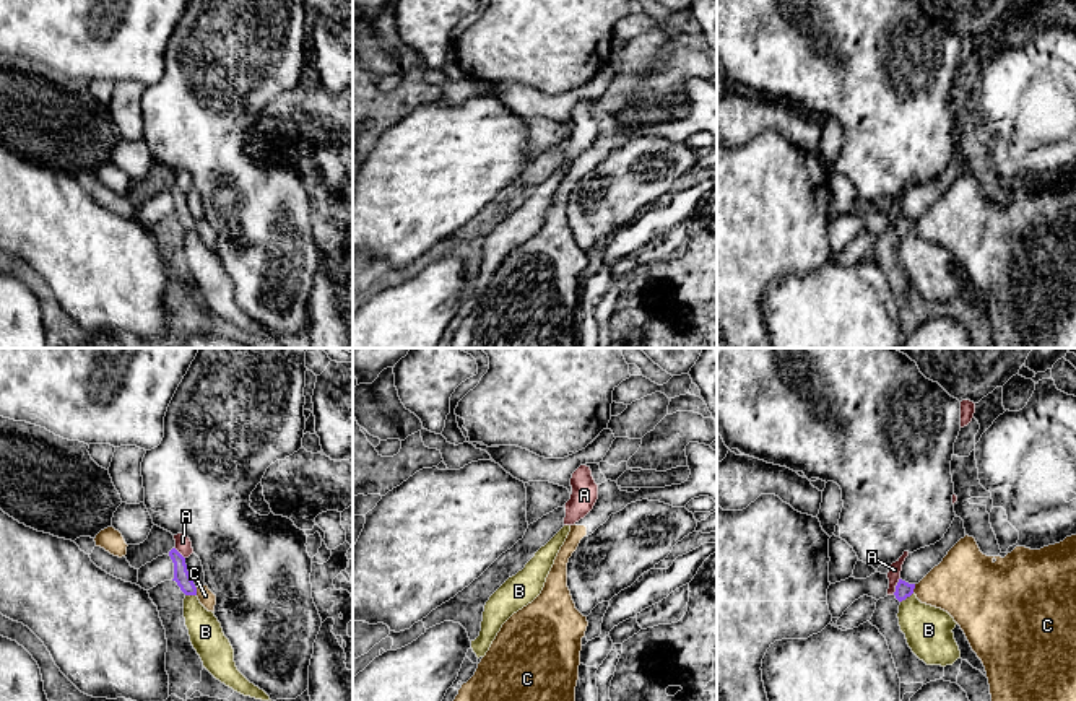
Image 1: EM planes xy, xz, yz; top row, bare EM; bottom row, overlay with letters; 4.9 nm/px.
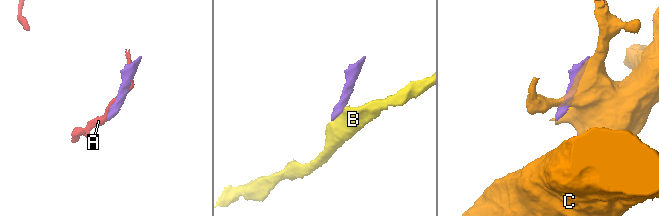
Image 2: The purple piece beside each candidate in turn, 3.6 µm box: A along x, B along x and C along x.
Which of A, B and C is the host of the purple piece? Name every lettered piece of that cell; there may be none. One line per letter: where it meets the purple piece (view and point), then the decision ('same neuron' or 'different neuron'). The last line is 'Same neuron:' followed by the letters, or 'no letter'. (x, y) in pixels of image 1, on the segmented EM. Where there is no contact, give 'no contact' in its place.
A: yz (896, 586) | different neuron
B: yz (906, 597) | same neuron
C: yz (914, 587) | different neuron
Same neuron: B

